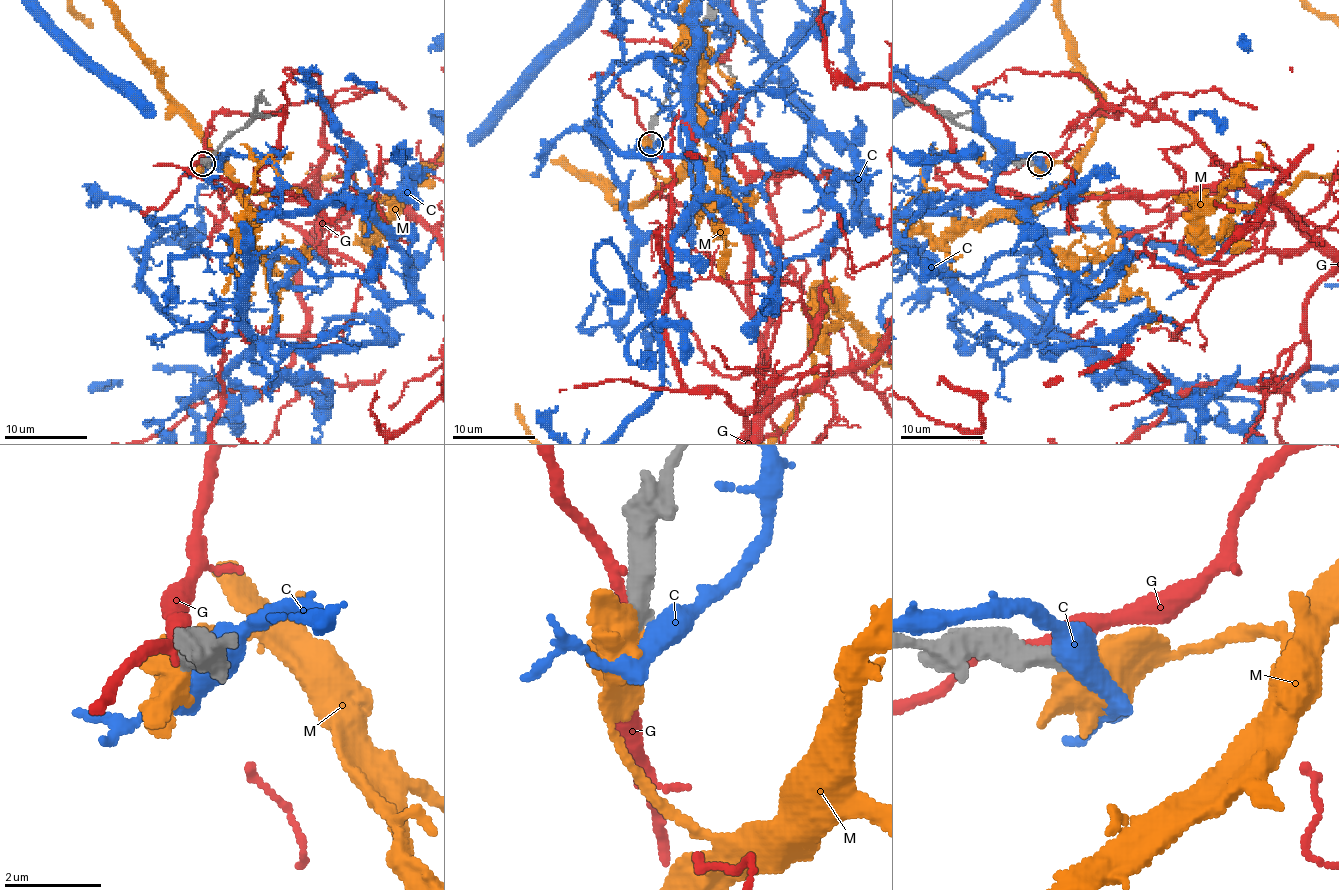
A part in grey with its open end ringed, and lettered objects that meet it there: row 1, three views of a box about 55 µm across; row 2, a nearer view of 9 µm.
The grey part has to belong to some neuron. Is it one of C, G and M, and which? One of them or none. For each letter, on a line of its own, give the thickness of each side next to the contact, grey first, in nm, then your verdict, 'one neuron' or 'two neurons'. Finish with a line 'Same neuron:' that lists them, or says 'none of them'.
C: calibres 440 and 500 nm; two neurons
G: calibres 550 and 320 nm; two neurons
M: calibres 440 and 700 nm; one neuron
Same neuron: M

